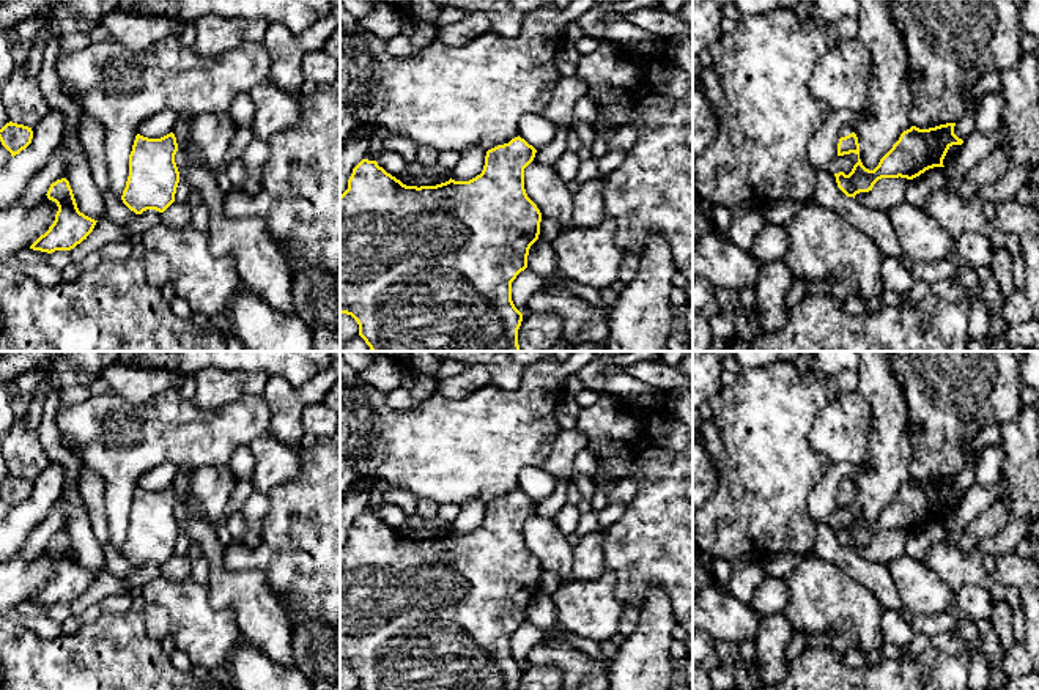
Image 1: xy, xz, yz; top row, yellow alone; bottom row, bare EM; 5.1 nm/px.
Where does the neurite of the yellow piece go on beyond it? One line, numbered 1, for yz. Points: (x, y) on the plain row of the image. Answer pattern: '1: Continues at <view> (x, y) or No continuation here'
1: Continues at yz (847, 482)

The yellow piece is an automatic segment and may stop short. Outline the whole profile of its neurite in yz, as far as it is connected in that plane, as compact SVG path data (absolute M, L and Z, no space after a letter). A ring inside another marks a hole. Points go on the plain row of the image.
M946 476L929 482L911 479L904 484L893 501L880 512L874 523L863 518L860 512L860 496L852 479L841 482L837 509L855 506L858 515L852 525L834 526L837 540L853 550L860 545L872 543L882 531L913 532L934 520L945 520L943 512L952 498L962 498L963 493L954 487L956 476Z

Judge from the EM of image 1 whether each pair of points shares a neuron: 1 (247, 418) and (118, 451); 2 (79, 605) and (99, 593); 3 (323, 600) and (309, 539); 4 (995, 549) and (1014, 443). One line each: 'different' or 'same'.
1: same
2: same
3: same
4: same

